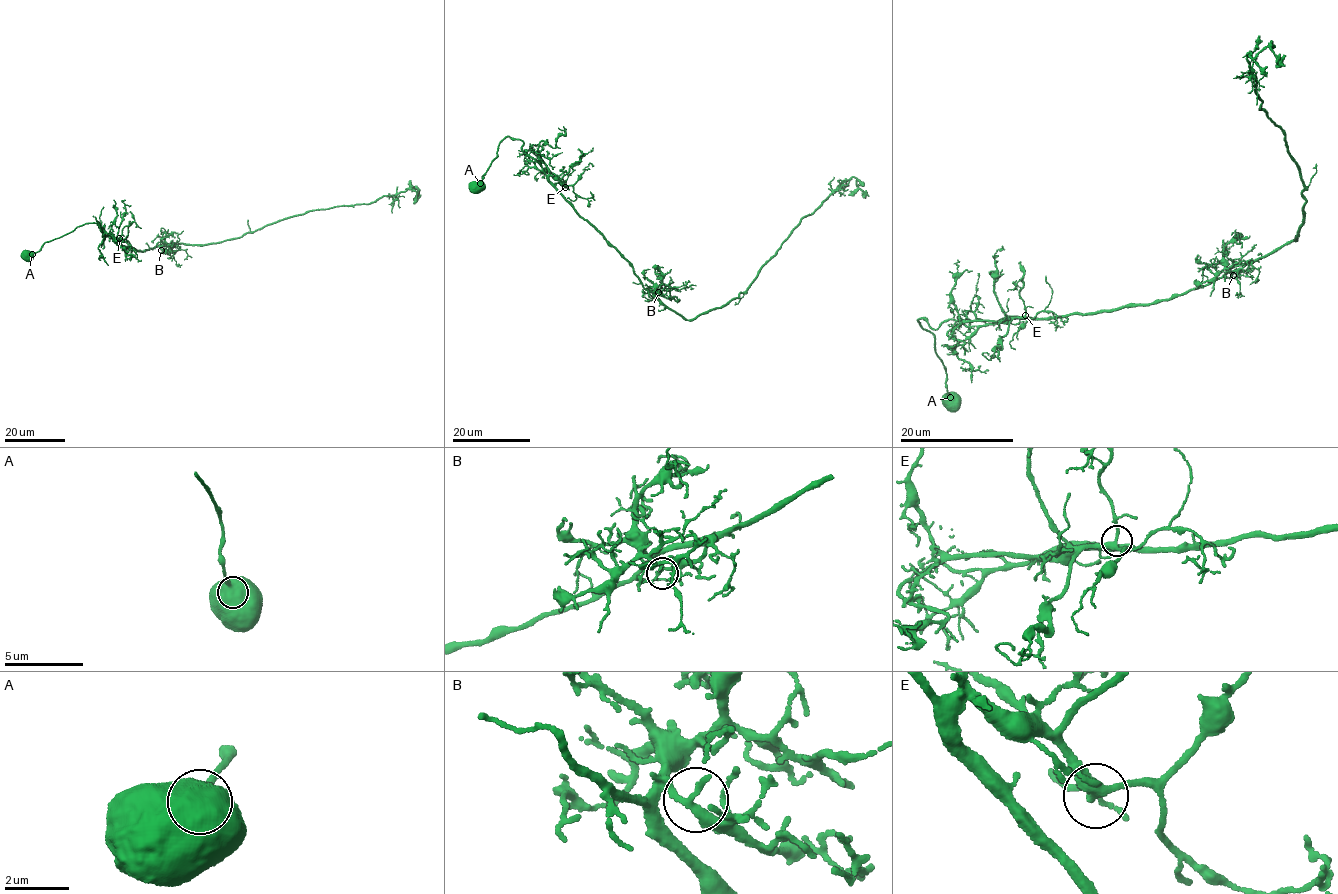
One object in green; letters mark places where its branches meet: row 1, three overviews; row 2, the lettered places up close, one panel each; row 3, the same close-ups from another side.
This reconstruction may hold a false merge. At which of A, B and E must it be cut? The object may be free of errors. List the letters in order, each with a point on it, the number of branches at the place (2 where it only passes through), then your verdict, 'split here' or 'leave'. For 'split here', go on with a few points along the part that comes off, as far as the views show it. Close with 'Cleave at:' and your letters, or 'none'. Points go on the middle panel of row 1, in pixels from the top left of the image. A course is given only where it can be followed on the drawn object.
A: place (480, 183); branches 2; leave
B: place (658, 292); branches 2; leave
E: place (565, 187); branches 3; leave
Cleave at: none

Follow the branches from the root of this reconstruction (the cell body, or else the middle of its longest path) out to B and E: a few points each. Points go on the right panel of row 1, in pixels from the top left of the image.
B: (948, 401), (933, 335), (918, 320), (933, 329), (951, 318), (992, 324), (1115, 311), (1233, 275)
E: (948, 401), (933, 335), (918, 320), (933, 329), (951, 318), (967, 326), (1025, 315)

